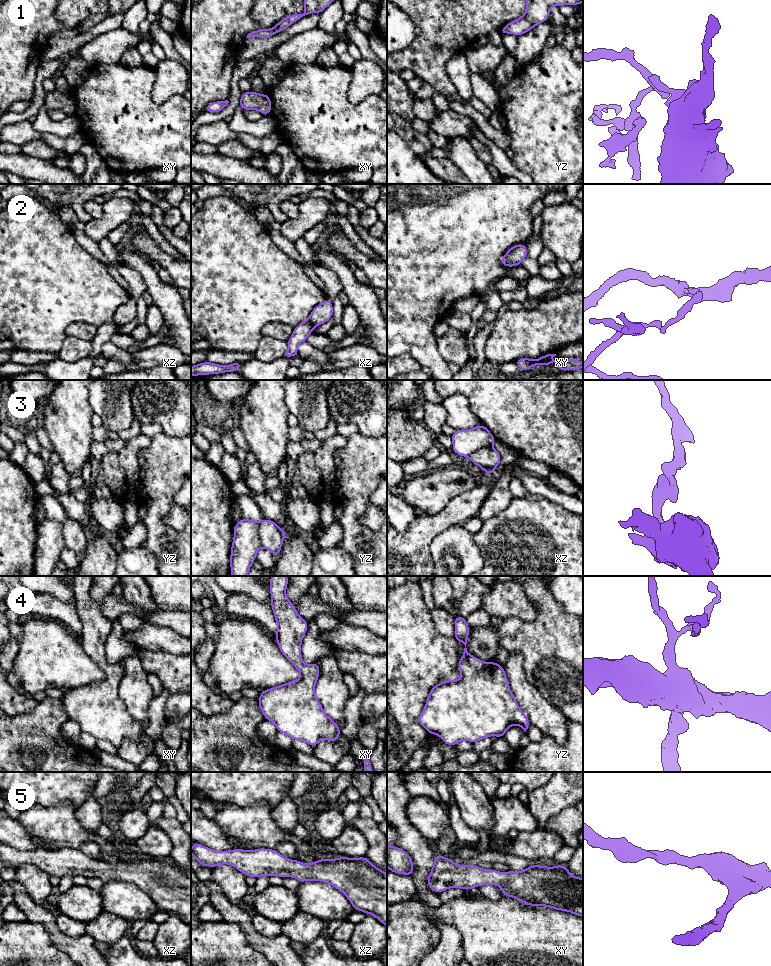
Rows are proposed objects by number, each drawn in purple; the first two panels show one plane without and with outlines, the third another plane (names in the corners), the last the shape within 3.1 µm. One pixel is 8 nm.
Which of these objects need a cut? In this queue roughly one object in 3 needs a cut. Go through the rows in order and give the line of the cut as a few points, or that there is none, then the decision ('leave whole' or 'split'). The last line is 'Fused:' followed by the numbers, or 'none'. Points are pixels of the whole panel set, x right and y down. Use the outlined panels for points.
1: cut in xy along (272, 28), (276, 32); split
2: cut in xy along (504, 255), (509, 265); split
3: cut in yz along (258, 522), (258, 537), (259, 543), (262, 546); split
4: no cut; leave whole
5: no cut; leave whole
Fused: 1, 2, 3

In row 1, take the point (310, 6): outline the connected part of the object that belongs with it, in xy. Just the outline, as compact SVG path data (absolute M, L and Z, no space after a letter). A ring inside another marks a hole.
M304 0L304 13L289 15L279 21L274 27L276 33L282 32L284 29L297 22L301 17L311 13L321 13L334 0Z

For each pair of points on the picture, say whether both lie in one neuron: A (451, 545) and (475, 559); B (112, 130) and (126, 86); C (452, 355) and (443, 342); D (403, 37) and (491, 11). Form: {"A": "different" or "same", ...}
{"A": "same", "B": "same", "C": "same", "D": "different"}

